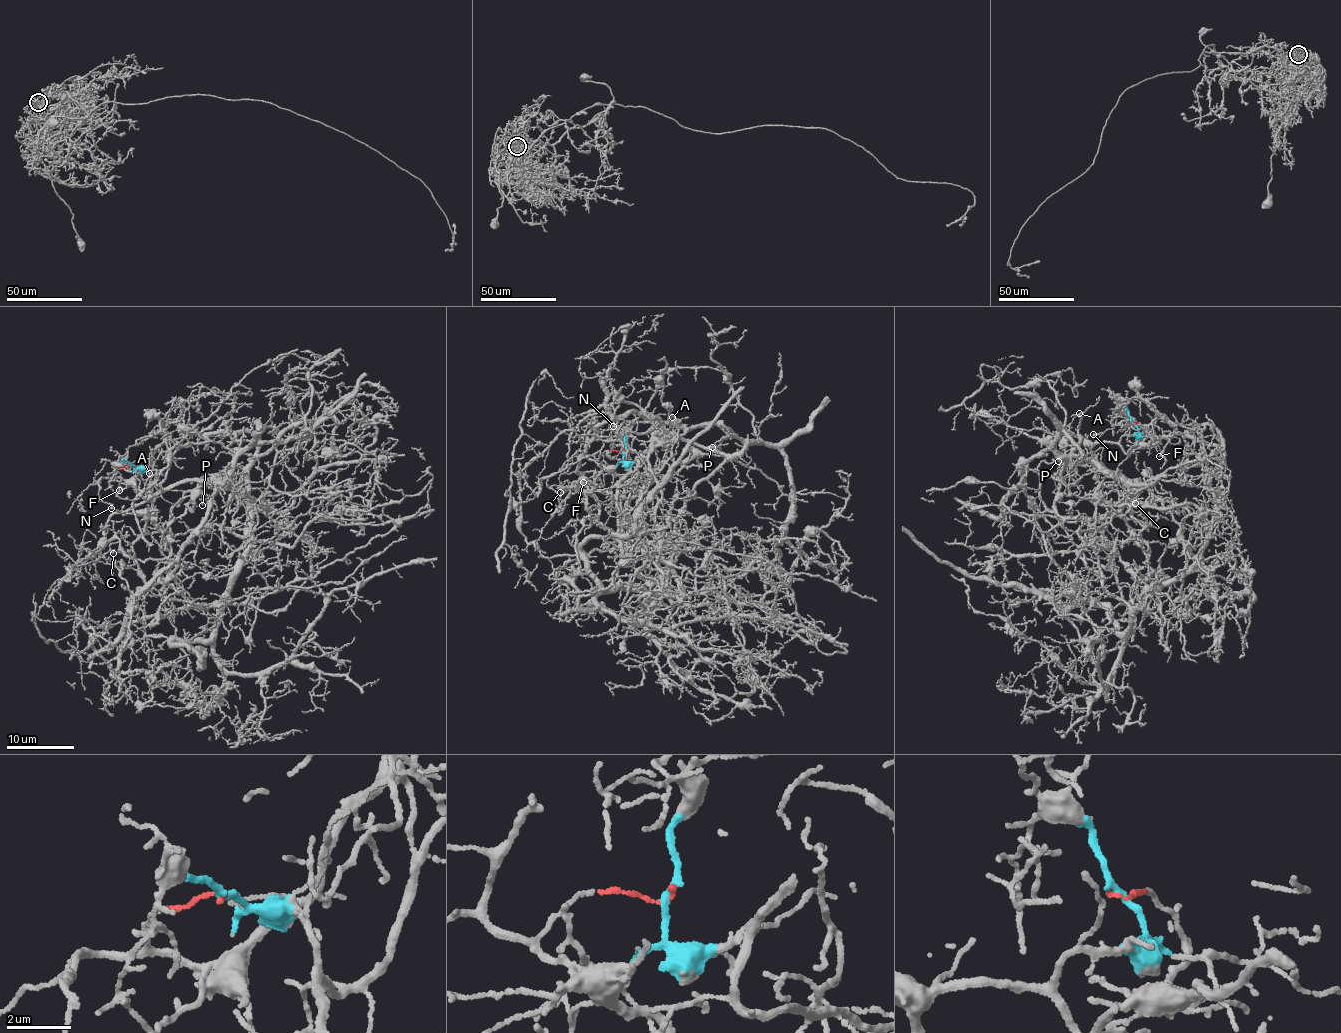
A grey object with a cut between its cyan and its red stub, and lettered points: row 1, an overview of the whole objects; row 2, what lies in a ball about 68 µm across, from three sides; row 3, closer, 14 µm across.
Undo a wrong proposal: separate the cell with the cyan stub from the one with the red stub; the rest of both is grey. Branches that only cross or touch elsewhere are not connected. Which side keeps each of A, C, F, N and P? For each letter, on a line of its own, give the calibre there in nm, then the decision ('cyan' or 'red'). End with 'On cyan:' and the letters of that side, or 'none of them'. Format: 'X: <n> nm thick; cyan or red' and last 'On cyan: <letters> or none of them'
A: 80 nm thick; cyan
C: 100 nm thick; cyan
F: 170 nm thick; red
N: 160 nm thick; red
P: 120 nm thick; cyan
On cyan: A, C, P

